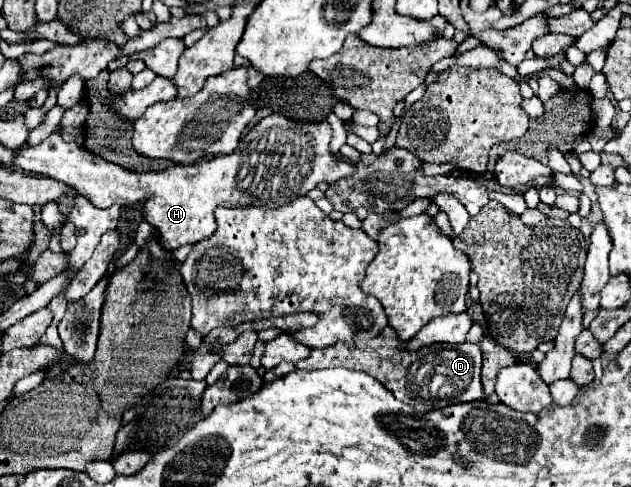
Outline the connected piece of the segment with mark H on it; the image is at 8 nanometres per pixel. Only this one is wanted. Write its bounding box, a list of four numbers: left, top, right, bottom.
[17,112,357,250]

